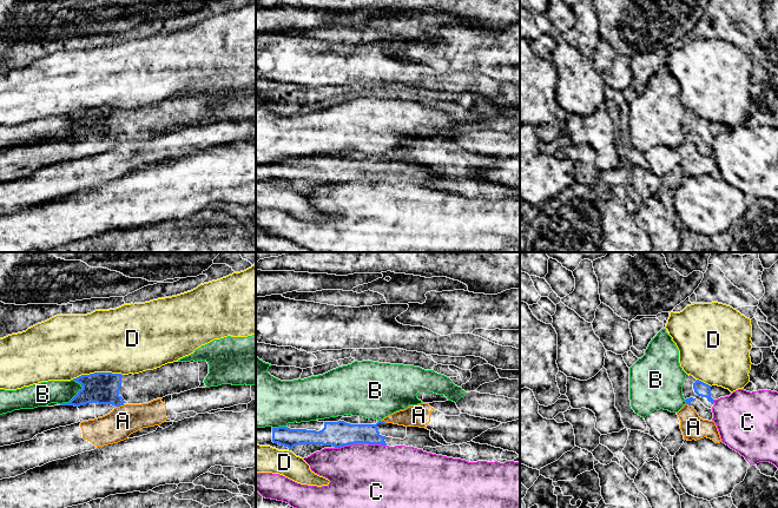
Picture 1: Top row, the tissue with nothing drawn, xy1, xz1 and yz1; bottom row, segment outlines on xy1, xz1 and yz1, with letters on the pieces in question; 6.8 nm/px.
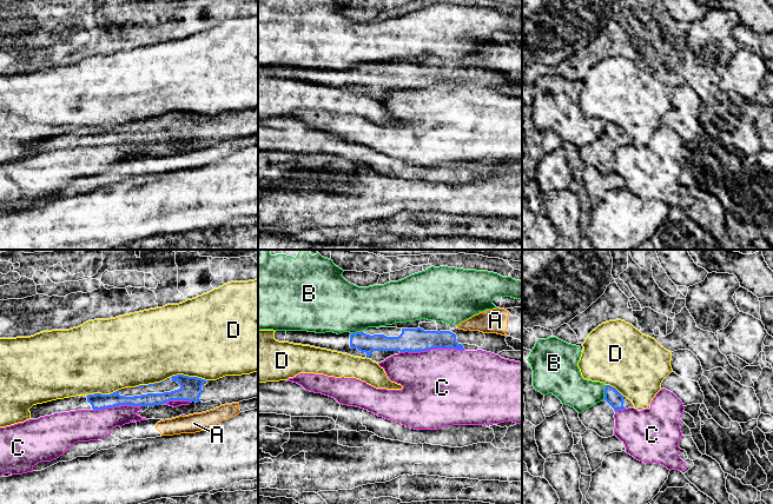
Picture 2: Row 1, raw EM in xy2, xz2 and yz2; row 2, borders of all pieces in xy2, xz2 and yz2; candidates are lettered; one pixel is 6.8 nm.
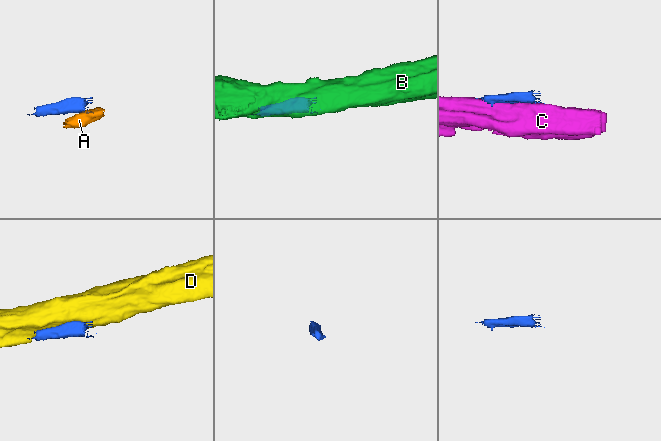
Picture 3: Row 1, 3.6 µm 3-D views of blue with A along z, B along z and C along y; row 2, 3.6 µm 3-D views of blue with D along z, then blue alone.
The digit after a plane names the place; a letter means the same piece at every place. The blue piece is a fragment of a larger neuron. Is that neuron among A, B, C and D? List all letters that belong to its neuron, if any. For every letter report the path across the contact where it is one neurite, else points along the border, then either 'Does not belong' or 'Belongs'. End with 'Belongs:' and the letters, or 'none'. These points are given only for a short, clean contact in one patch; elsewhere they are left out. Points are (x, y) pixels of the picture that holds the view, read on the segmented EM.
A: Boundary: xy1 (124, 404), (116, 407). Does not belong
B: Does not belong
C: Does not belong
D: Does not belong
Belongs: none

